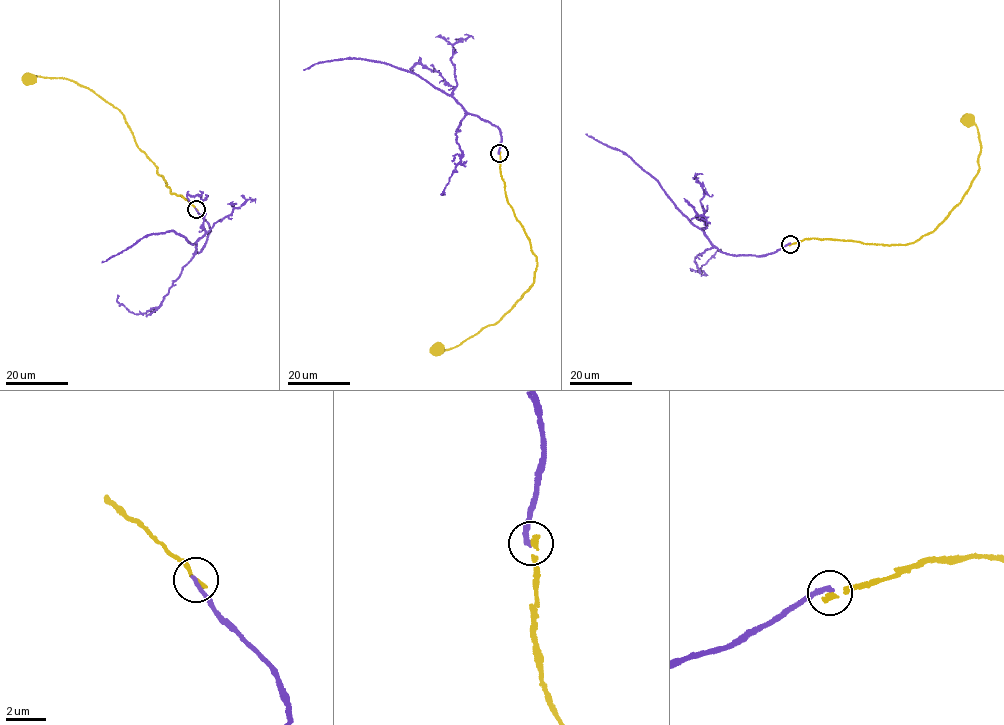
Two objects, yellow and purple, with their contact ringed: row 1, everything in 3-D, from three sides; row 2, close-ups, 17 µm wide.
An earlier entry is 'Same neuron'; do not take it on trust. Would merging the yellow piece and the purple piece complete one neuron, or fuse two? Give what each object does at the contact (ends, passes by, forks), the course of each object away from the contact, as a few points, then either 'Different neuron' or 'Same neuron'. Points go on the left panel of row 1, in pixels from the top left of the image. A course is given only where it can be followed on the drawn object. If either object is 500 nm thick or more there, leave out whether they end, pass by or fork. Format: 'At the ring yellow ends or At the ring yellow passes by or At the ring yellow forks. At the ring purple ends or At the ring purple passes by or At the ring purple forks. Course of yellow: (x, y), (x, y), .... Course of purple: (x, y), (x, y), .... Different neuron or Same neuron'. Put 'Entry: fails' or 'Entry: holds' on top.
Entry: fails
At the ring yellow ends. At the ring purple ends. Course of yellow: (196, 209), (181, 195), (171, 193), (157, 168), (137, 146), (121, 112), (73, 81), (28, 77). Course of purple: (196, 209), (211, 229), (200, 252), (195, 252), (196, 243), (171, 231), (146, 235), (101, 262). Different neuron

